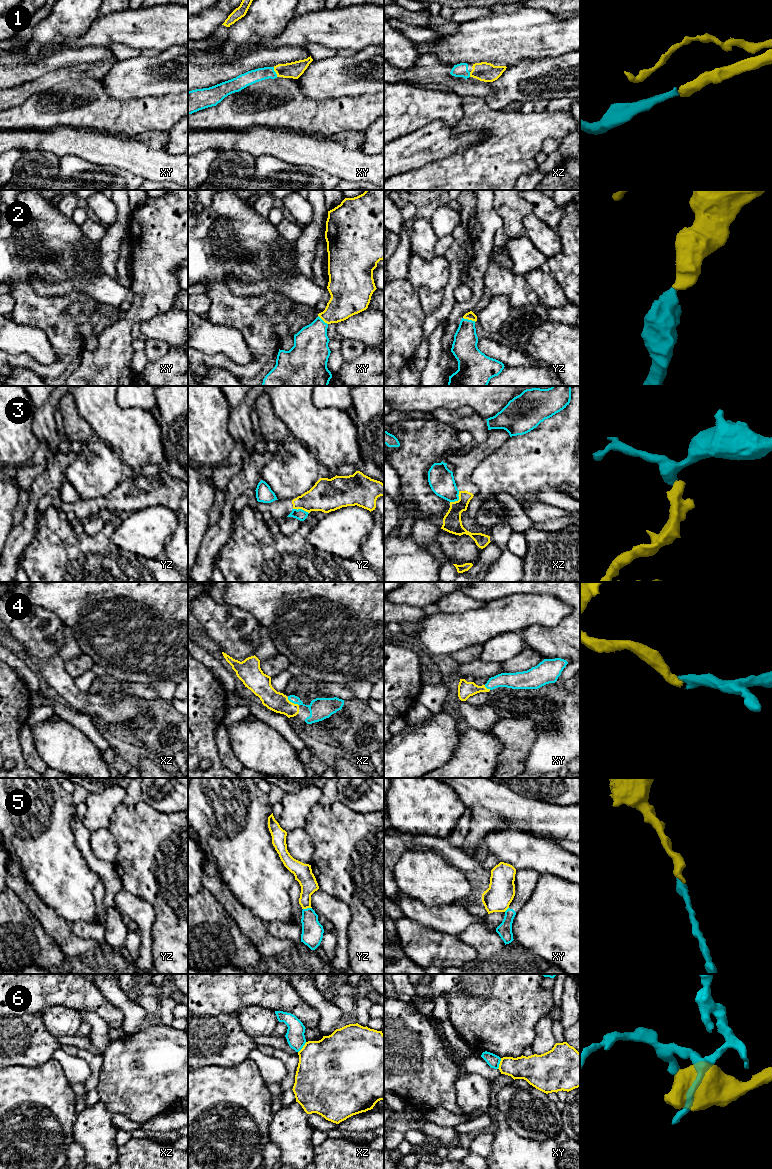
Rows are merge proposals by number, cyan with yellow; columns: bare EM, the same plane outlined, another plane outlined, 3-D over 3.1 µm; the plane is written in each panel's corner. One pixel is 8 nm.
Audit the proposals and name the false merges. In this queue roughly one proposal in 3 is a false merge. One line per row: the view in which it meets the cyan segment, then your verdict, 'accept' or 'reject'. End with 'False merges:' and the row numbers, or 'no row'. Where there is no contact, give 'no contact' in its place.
1: xy | accept
2: yz | accept
3: xz | reject
4: xz | accept
5: yz | reject
6: xy | reject
False merges: 3, 5, 6

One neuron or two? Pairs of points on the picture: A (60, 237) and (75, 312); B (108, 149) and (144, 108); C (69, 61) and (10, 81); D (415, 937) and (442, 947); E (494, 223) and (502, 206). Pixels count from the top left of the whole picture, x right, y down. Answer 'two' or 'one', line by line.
A: two
B: two
C: one
D: one
E: two

